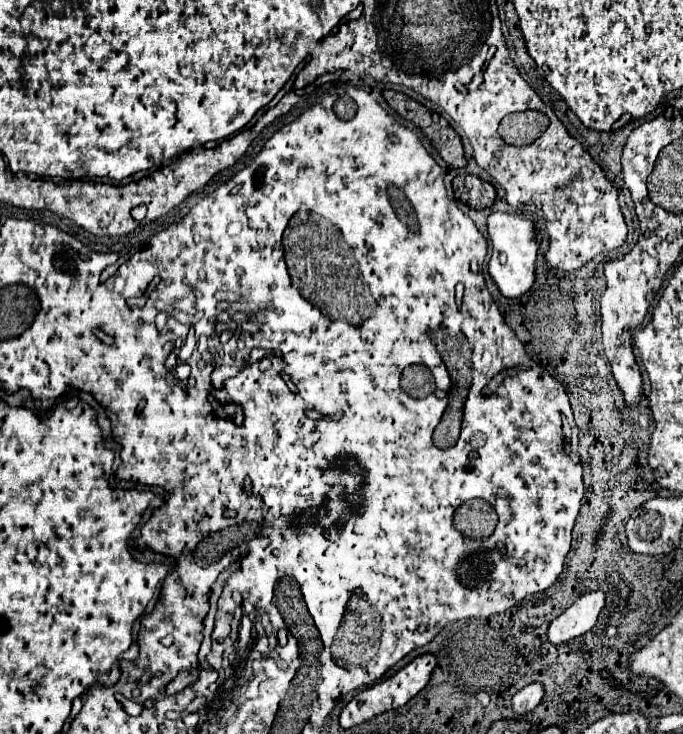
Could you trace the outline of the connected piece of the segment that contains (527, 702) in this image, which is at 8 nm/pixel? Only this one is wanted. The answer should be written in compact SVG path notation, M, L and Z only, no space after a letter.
M532 682L532 684L524 686L522 690L518 690L518 692L514 694L514 698L512 698L512 708L514 708L516 716L522 718L522 716L526 716L530 710L534 710L534 708L540 704L542 696L544 696L544 686L538 684L538 682Z

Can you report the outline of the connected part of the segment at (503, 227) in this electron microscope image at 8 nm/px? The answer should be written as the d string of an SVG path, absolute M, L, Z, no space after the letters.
M492 212L488 216L488 234L492 242L492 260L490 260L490 276L496 282L498 290L506 298L520 298L526 294L534 280L536 280L536 254L538 254L538 242L534 234L534 224L528 218L516 216L516 214L504 214L504 212Z

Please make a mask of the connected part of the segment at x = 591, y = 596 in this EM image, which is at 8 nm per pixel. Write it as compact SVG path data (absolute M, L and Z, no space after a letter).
M588 592L580 596L570 608L552 620L548 628L548 640L552 644L564 644L586 634L596 624L602 606L604 600L600 600L600 592Z

